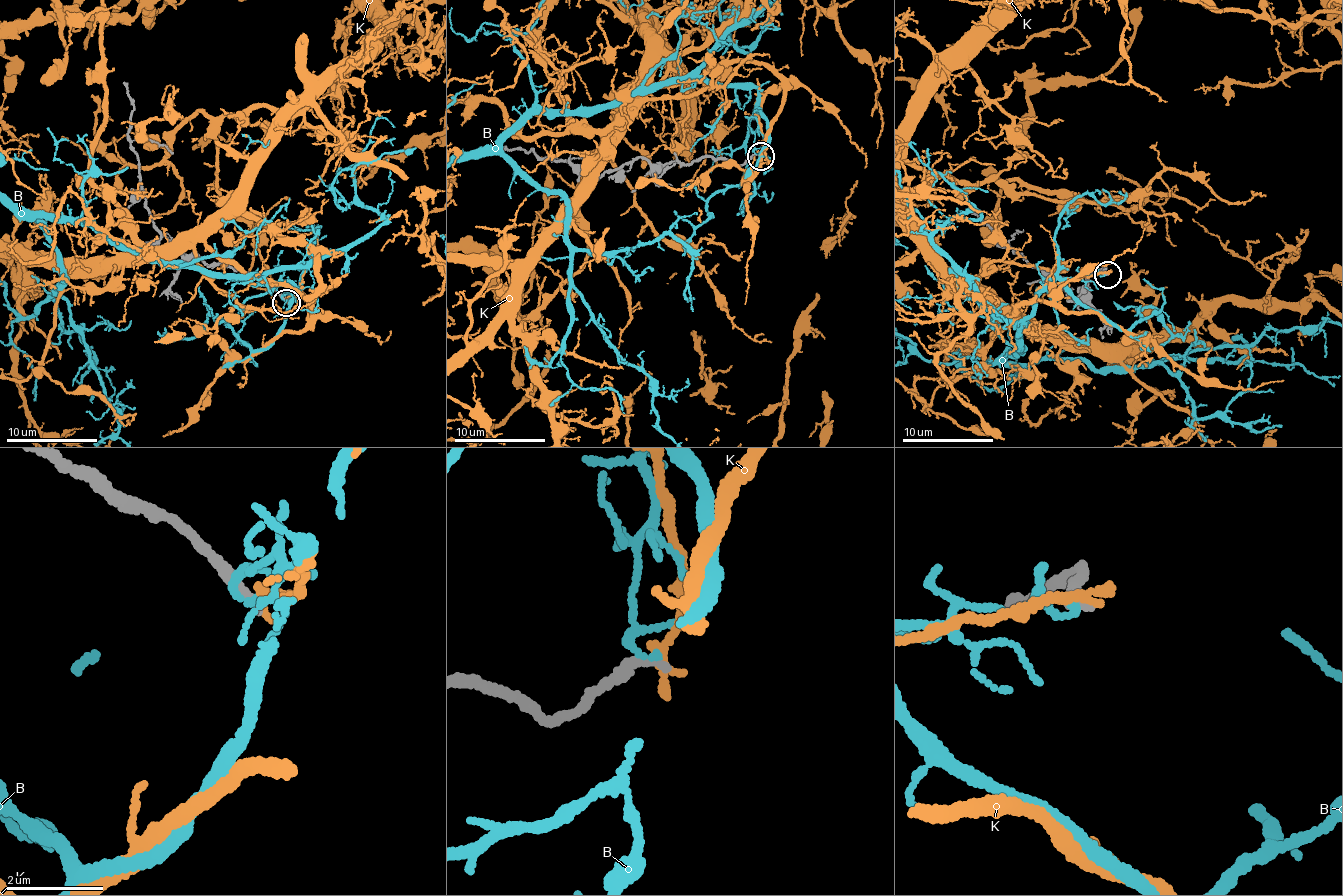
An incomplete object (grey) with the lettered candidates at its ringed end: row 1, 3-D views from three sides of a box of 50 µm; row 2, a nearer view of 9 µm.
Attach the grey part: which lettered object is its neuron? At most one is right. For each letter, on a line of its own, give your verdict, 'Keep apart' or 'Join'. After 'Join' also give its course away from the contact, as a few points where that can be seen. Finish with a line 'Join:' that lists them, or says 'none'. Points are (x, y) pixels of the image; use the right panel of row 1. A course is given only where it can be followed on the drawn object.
B: Keep apart
K: Keep apart
Join: none

